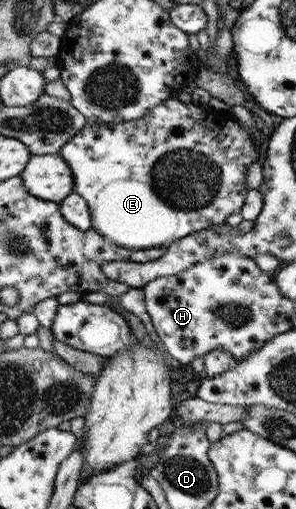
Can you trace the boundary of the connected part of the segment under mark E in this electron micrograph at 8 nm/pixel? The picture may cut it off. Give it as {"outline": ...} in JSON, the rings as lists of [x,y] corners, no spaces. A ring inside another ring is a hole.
{"outline":[[[176,97],[168,99],[160,106],[153,107],[148,114],[141,118],[125,121],[122,123],[98,123],[94,120],[87,120],[85,126],[79,131],[78,135],[69,139],[59,154],[69,164],[70,171],[73,172],[74,189],[73,193],[81,195],[86,203],[89,204],[92,212],[92,230],[101,233],[107,240],[113,241],[124,248],[131,250],[149,250],[150,248],[159,248],[160,246],[170,245],[180,239],[186,238],[192,232],[206,230],[211,226],[224,223],[224,219],[232,213],[241,213],[242,206],[245,205],[246,194],[250,189],[246,186],[246,169],[250,163],[254,163],[260,159],[260,153],[256,151],[252,137],[241,124],[236,123],[236,127],[232,125],[234,121],[228,121],[226,117],[218,117],[216,110],[210,105],[198,105],[196,103],[182,103]]]}

